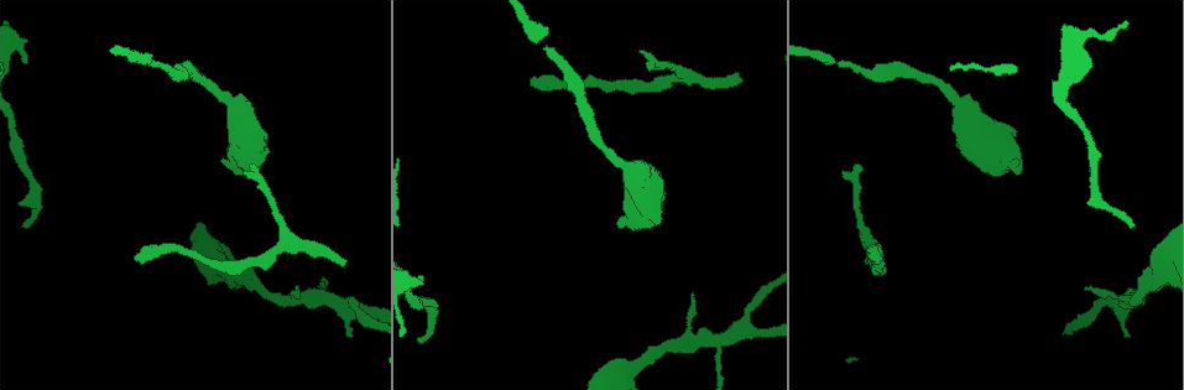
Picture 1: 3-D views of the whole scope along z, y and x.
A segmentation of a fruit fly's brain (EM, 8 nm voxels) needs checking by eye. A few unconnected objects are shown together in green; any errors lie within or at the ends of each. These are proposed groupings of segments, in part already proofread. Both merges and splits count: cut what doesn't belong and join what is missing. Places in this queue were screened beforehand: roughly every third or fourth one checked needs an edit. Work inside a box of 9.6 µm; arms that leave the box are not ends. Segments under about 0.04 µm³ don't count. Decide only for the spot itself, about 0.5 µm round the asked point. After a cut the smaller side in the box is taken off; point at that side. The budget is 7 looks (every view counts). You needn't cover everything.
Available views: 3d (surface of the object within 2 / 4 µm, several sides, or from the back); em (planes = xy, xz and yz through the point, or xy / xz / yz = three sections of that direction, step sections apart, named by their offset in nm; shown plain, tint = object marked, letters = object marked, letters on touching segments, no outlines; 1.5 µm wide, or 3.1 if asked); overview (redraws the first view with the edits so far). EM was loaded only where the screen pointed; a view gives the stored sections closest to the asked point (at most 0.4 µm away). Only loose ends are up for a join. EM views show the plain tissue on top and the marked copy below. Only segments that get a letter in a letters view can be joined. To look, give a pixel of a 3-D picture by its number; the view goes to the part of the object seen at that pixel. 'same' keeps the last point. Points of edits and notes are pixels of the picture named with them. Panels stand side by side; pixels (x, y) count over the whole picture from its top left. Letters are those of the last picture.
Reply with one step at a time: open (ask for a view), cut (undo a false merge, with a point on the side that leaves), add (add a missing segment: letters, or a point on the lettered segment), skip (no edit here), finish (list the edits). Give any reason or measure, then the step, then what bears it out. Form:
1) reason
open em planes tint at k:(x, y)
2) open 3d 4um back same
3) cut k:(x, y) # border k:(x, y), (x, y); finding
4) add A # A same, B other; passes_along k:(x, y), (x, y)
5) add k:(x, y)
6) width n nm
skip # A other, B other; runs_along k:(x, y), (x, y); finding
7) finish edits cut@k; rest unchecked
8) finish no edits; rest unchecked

free end
open em planes letters at 1:(24, 226)

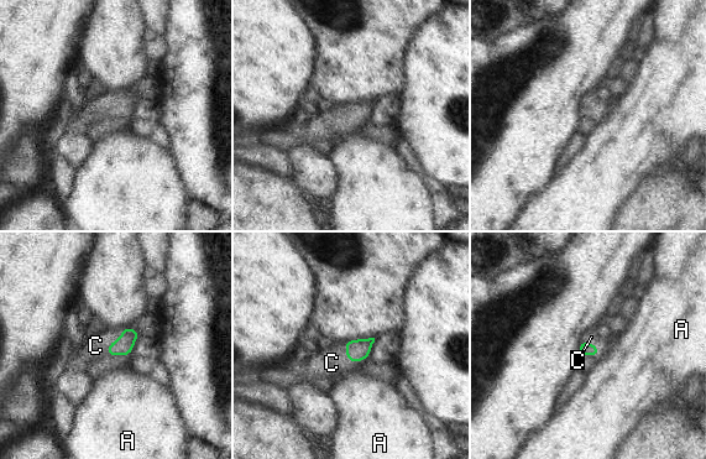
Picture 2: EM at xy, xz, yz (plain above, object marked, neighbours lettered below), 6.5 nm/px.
longest_contact C 200 nm
add C # A other, C same; the neuron continues

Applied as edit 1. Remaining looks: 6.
open overview

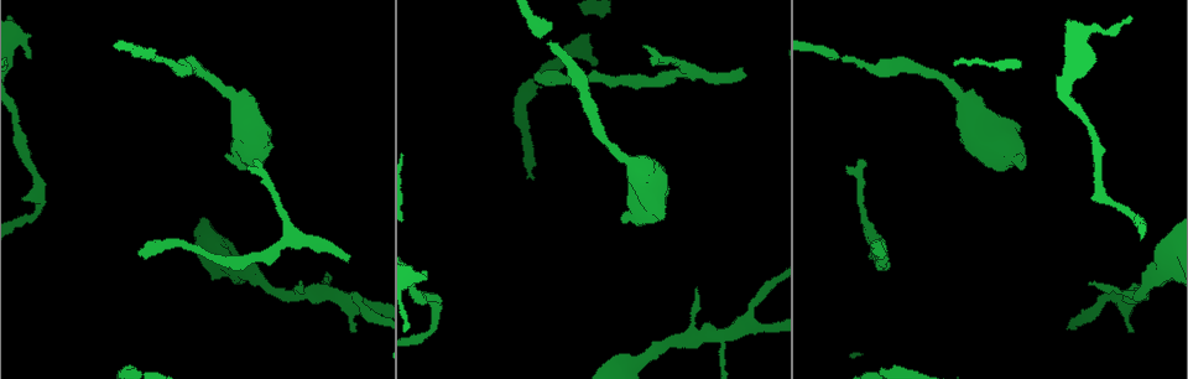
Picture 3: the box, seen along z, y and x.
free end
open em planes letters at 3:(1133, 331)

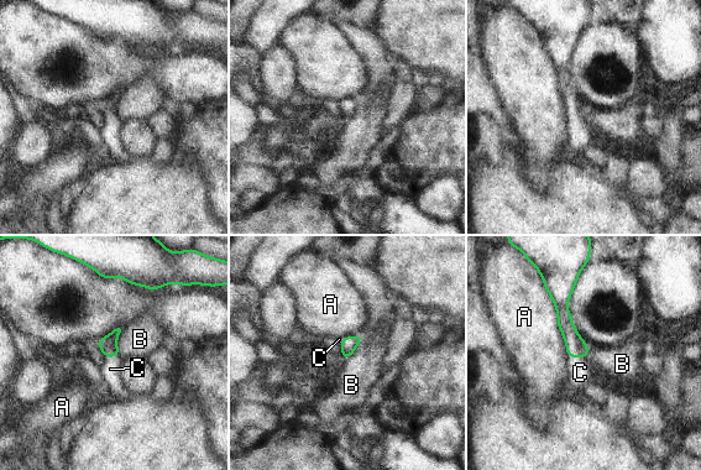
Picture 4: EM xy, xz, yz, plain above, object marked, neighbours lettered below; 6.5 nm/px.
add C # A other, B other, C same; passes_along 4:(576, 346), (576, 356), (580, 372); it goes on there

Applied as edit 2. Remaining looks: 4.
branch stops here
open em planes letters at 3:(349, 258)

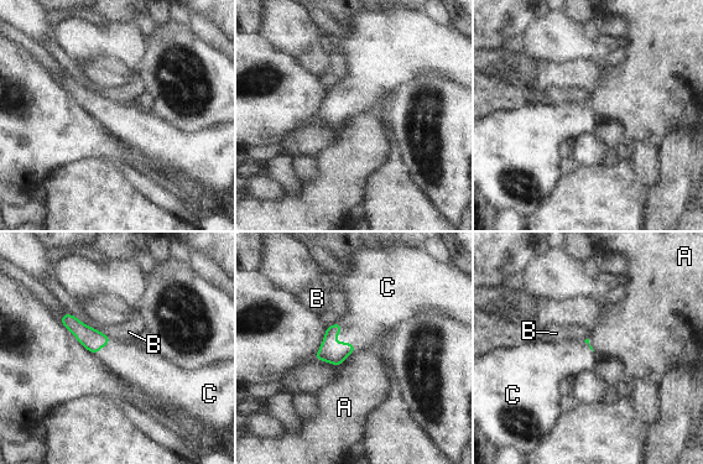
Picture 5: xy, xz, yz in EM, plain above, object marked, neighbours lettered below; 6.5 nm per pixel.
add C # A other, B other, C same; passes_along 5:(336, 353), (337, 343), (365, 323); it goes on there

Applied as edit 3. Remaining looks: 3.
finish edits add@2, add@4, add@5; rest unchecked

